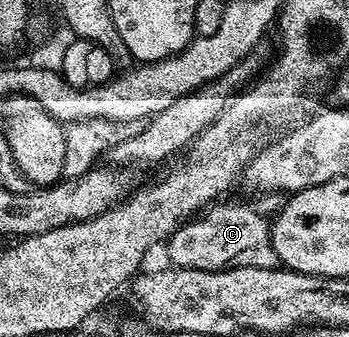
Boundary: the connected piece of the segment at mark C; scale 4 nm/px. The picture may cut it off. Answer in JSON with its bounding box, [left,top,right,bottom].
[167,202,278,271]

